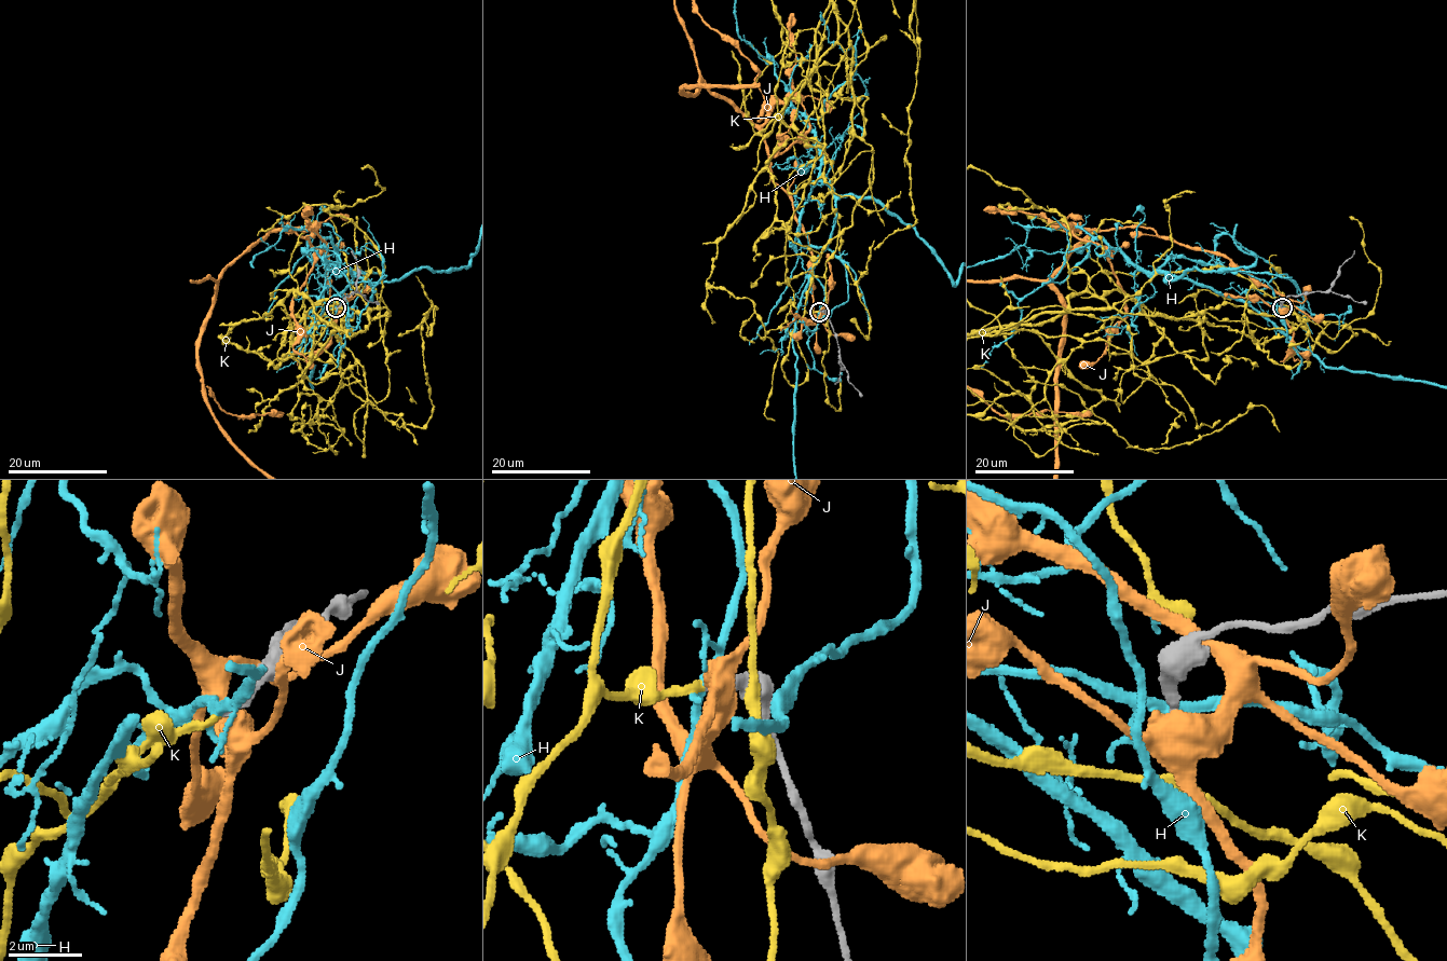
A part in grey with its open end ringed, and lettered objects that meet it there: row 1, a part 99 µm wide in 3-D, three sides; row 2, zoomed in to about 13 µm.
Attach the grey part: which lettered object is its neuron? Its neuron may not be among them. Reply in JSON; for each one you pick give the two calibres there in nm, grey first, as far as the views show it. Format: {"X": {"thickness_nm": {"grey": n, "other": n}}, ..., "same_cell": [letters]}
{"K": {"thickness_nm": {"grey": 240, "other": 200}}, "same_cell": ["K"]}

